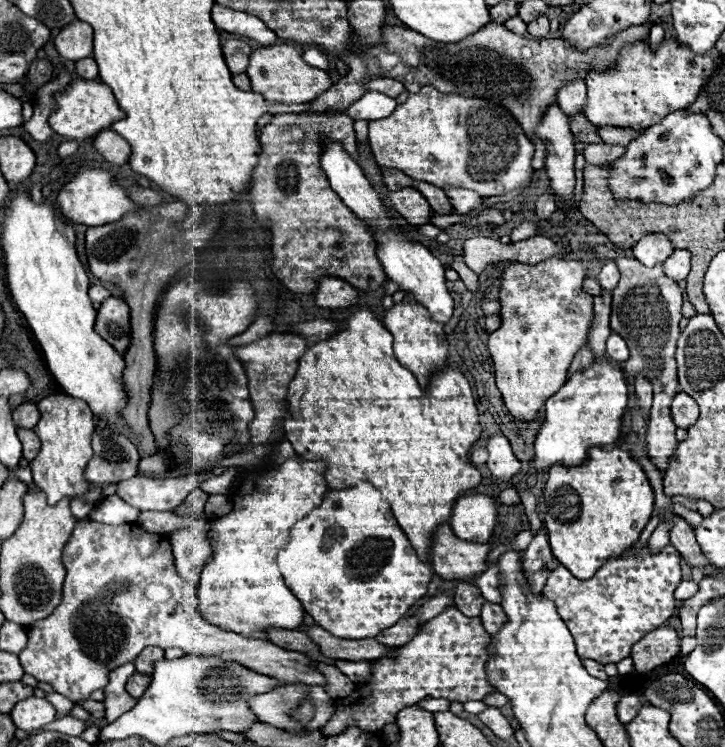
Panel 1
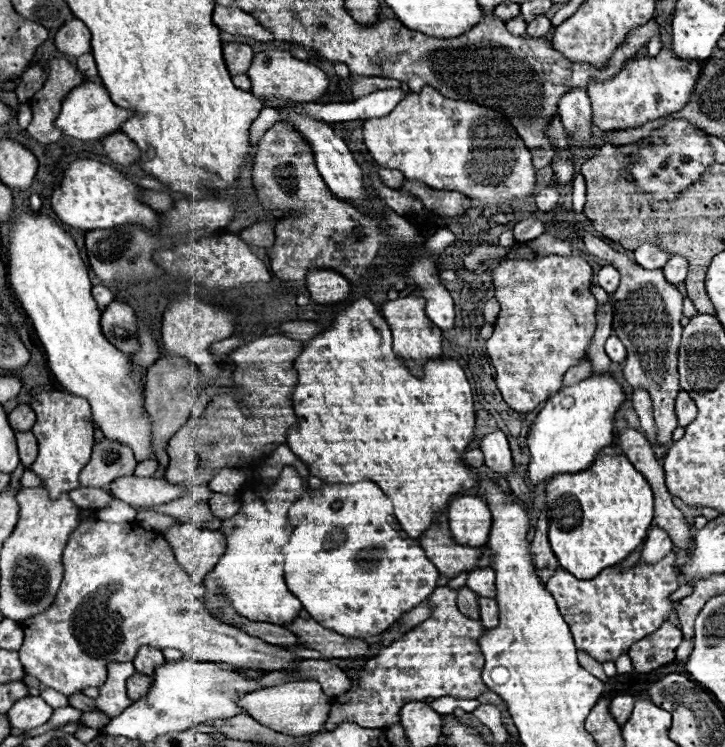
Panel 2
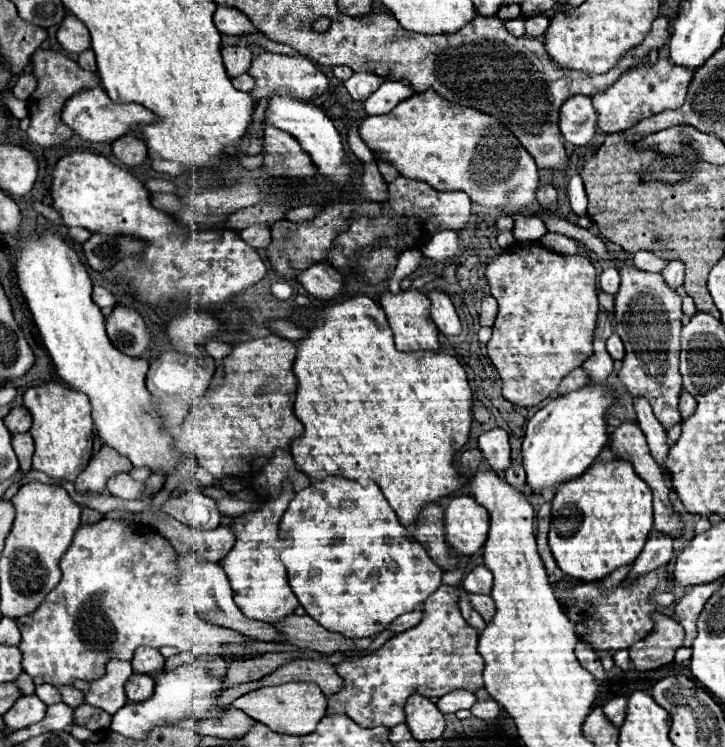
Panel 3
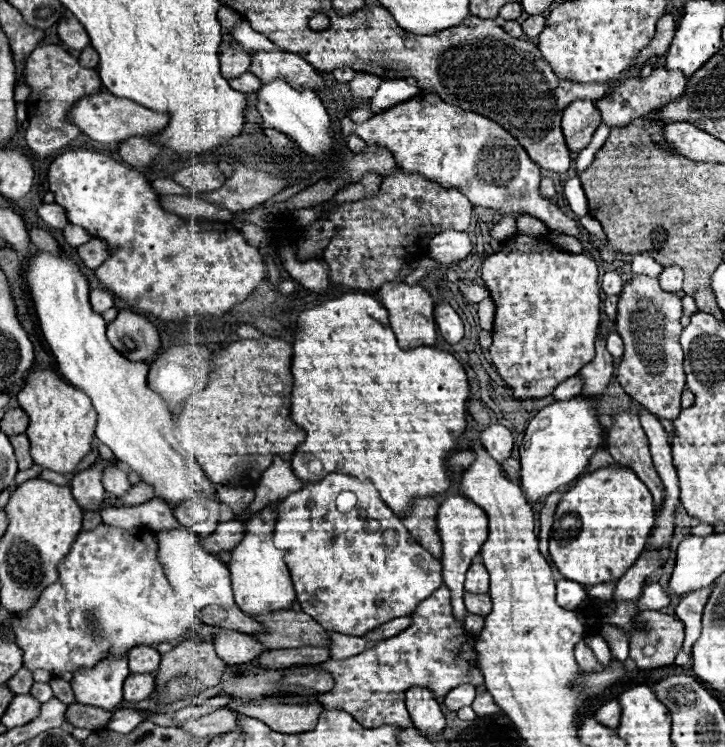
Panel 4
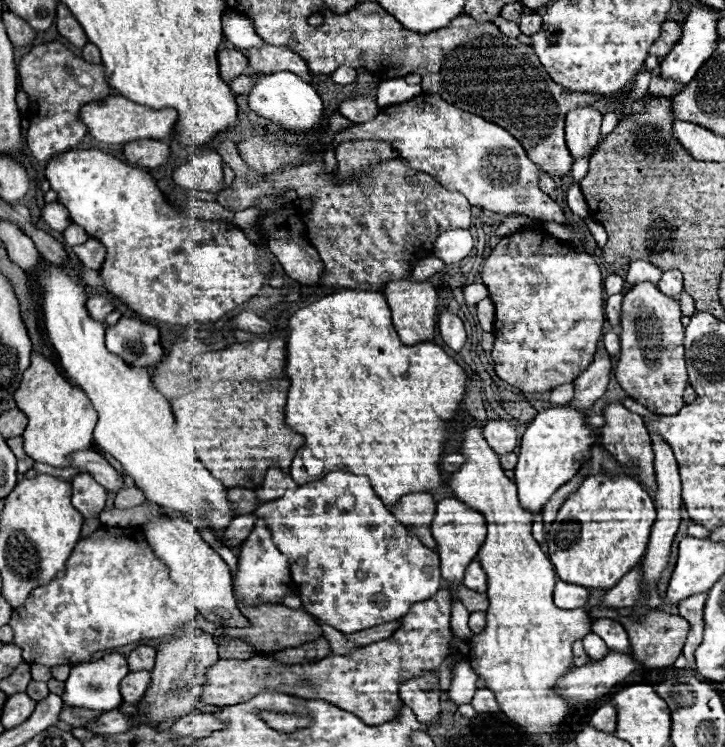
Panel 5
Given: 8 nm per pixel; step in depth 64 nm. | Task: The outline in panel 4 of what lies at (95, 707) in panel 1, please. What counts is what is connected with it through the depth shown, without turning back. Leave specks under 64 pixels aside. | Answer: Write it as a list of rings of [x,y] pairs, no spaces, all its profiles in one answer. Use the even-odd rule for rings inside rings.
[[[52,678],[48,684],[50,684],[54,696],[58,696],[64,704],[72,704],[72,702],[74,702],[74,696],[72,696],[72,690],[70,690],[70,682],[64,682],[64,680],[58,680],[58,678]]]

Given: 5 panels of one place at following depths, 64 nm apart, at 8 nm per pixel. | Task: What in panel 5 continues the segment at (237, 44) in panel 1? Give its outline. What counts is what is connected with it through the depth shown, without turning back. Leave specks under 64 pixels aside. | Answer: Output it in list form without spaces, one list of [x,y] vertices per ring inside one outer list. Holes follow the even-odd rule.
[[[240,50],[220,52],[218,62],[220,62],[220,78],[224,82],[230,82],[230,78],[238,78],[238,74],[244,74],[248,70],[248,58]]]

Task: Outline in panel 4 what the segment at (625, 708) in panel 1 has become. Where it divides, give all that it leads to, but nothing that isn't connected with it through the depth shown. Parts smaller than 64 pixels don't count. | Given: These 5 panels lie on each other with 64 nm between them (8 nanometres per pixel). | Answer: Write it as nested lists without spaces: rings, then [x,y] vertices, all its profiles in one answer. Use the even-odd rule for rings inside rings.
[[[616,700],[604,704],[598,712],[596,712],[596,720],[606,726],[606,728],[612,728],[616,730],[618,728],[618,722],[620,722],[620,704]]]

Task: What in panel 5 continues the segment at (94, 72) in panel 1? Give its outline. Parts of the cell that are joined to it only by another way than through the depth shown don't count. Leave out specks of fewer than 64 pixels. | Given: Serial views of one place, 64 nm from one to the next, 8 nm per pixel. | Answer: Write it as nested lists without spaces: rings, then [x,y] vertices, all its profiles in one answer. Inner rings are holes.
[[[88,42],[88,44],[84,46],[84,50],[82,50],[82,58],[84,58],[86,62],[90,62],[90,64],[100,64],[100,62],[102,62],[102,58],[100,58],[100,50],[98,50],[92,42]]]

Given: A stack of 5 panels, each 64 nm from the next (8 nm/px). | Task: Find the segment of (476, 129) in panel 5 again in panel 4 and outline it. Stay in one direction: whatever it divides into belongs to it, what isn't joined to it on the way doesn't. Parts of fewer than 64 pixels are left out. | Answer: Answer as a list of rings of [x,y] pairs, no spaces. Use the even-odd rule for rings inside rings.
[[[434,92],[392,106],[362,124],[344,118],[342,134],[344,138],[356,134],[368,144],[384,144],[404,172],[418,172],[444,188],[458,188],[474,206],[506,214],[530,214],[552,230],[576,238],[582,236],[582,230],[572,218],[564,216],[554,202],[540,196],[540,168],[528,158],[516,138],[512,138],[500,124],[476,112],[446,104]]]

